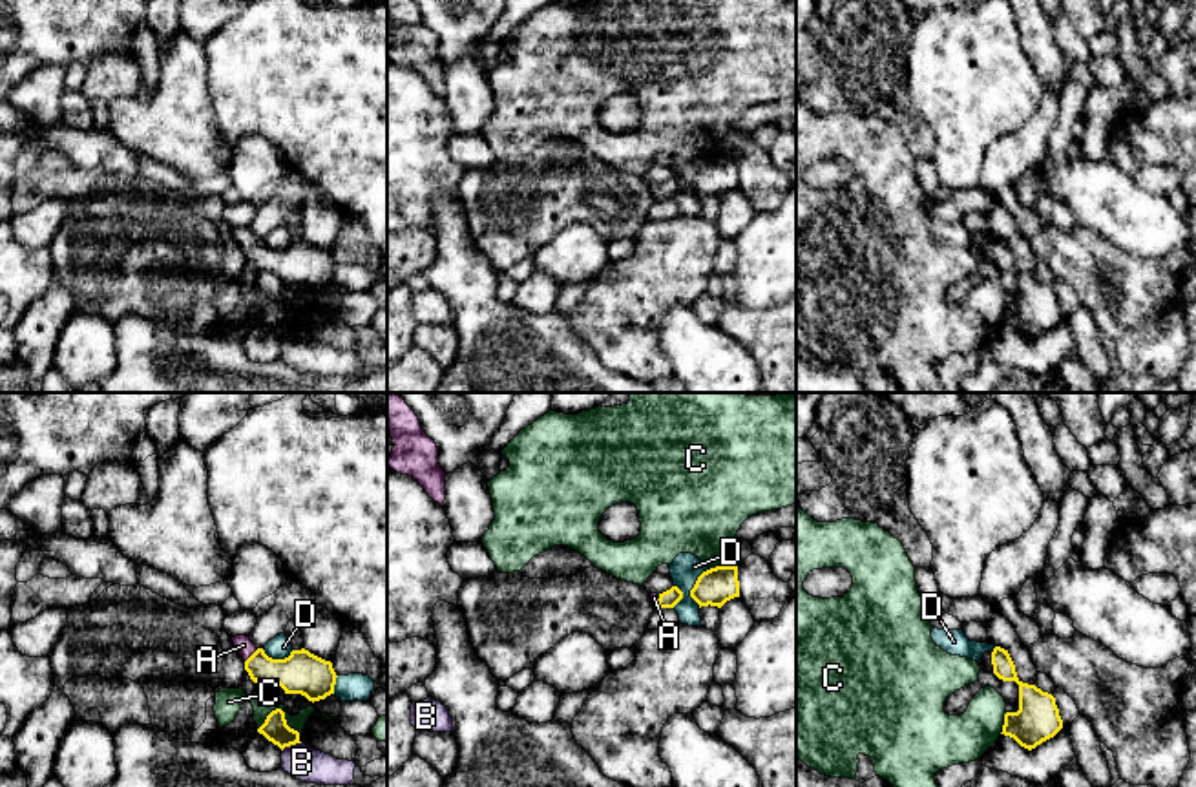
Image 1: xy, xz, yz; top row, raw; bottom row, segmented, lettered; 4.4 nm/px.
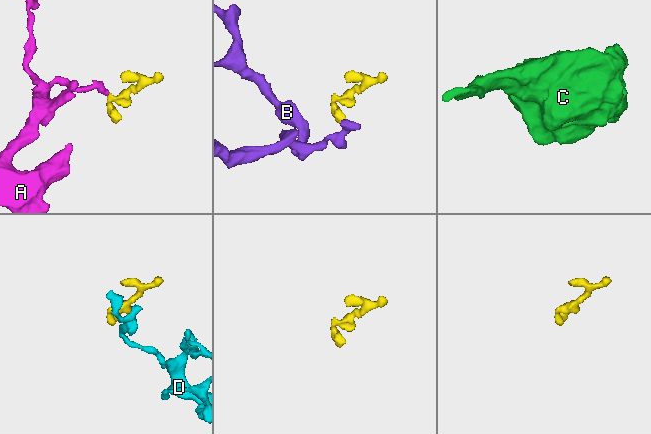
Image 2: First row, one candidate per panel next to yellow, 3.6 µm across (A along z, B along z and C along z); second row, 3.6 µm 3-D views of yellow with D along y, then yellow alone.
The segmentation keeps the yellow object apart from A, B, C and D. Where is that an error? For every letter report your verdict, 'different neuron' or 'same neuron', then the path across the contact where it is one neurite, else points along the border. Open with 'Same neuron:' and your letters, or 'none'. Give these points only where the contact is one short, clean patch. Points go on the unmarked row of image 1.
Same neuron: A
A: same neuron | across xy (302, 263), (263, 260), (251, 247), (243, 236)
B: different neuron | along xy (300, 333), (282, 342)
C: different neuron
D: different neuron

